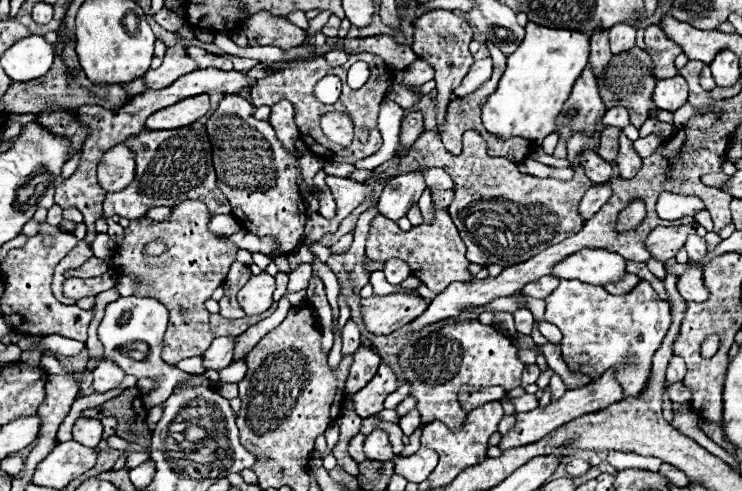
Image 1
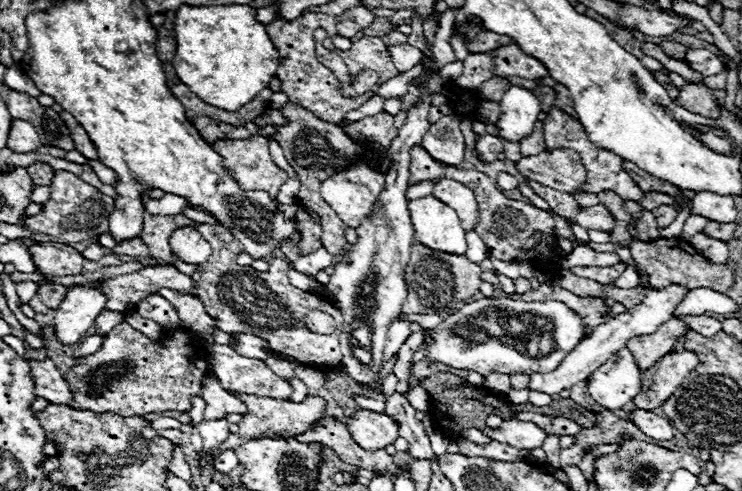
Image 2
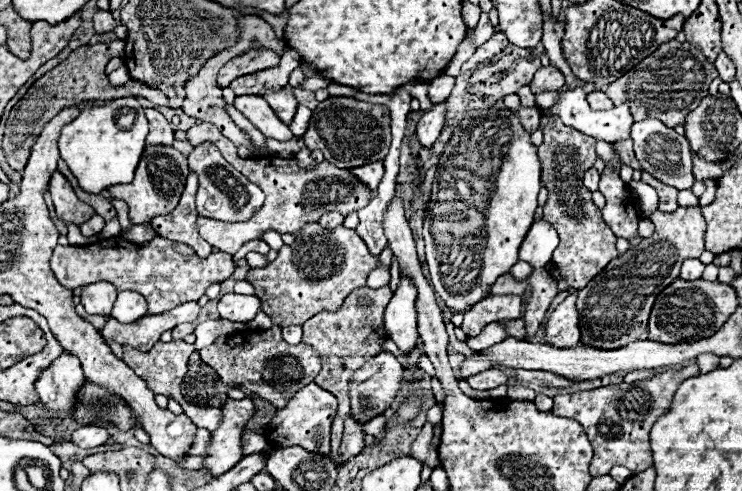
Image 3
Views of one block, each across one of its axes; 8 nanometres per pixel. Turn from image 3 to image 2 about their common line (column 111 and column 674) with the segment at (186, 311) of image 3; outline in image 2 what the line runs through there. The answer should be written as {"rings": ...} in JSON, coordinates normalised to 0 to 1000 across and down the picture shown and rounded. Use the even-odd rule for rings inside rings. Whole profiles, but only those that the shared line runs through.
{"rings":[[[906,648],[906,652],[900,652],[900,660],[892,660],[884,676],[879,676],[879,684],[857,684],[857,688],[846,692],[844,709],[854,721],[854,733],[863,749],[863,758],[868,758],[879,741],[884,741],[884,733],[889,733],[889,725],[900,721],[906,713],[906,705],[911,701],[911,692],[925,672],[927,668],[922,656]]]}

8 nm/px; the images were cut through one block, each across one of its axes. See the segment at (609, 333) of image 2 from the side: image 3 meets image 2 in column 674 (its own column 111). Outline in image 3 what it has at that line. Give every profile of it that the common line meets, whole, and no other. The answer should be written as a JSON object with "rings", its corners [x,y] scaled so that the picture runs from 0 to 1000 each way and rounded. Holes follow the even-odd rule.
{"rings":[[[127,574],[111,587],[111,623],[119,640],[148,640],[156,611],[156,587],[148,574]]]}

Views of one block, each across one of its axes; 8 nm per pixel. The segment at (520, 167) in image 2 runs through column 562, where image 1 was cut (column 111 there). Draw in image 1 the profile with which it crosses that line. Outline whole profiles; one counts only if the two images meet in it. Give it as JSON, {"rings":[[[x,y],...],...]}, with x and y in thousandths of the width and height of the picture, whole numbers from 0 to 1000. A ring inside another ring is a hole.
{"rings":[[[162,293],[148,301],[132,334],[132,371],[143,391],[167,387],[181,367],[181,310]]]}

